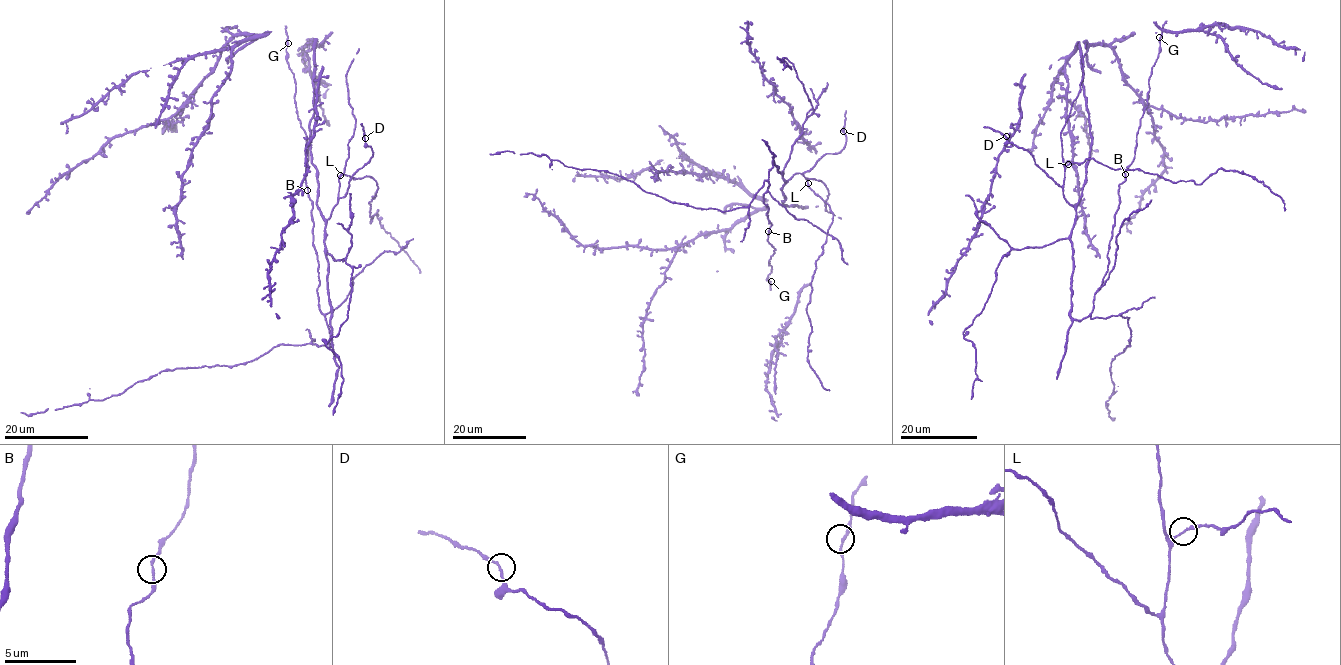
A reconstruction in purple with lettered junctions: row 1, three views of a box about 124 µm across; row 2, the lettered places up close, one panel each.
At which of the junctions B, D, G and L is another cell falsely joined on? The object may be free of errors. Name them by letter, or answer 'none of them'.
none of them

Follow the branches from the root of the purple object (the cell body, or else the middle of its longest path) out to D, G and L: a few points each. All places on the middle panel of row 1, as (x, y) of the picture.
D: (779, 172), (782, 173), (786, 182), (797, 173), (808, 172), (826, 154), (837, 154), (845, 144), (843, 131)
G: (779, 172), (772, 162), (763, 197), (772, 225), (767, 239), (775, 249), (768, 265), (771, 281)
L: (779, 172), (782, 173), (786, 182), (798, 173), (808, 183)

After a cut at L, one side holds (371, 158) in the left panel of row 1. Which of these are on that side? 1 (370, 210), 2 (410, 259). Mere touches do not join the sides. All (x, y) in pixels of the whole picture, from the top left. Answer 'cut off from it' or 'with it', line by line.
1: cut off from it
2: cut off from it

